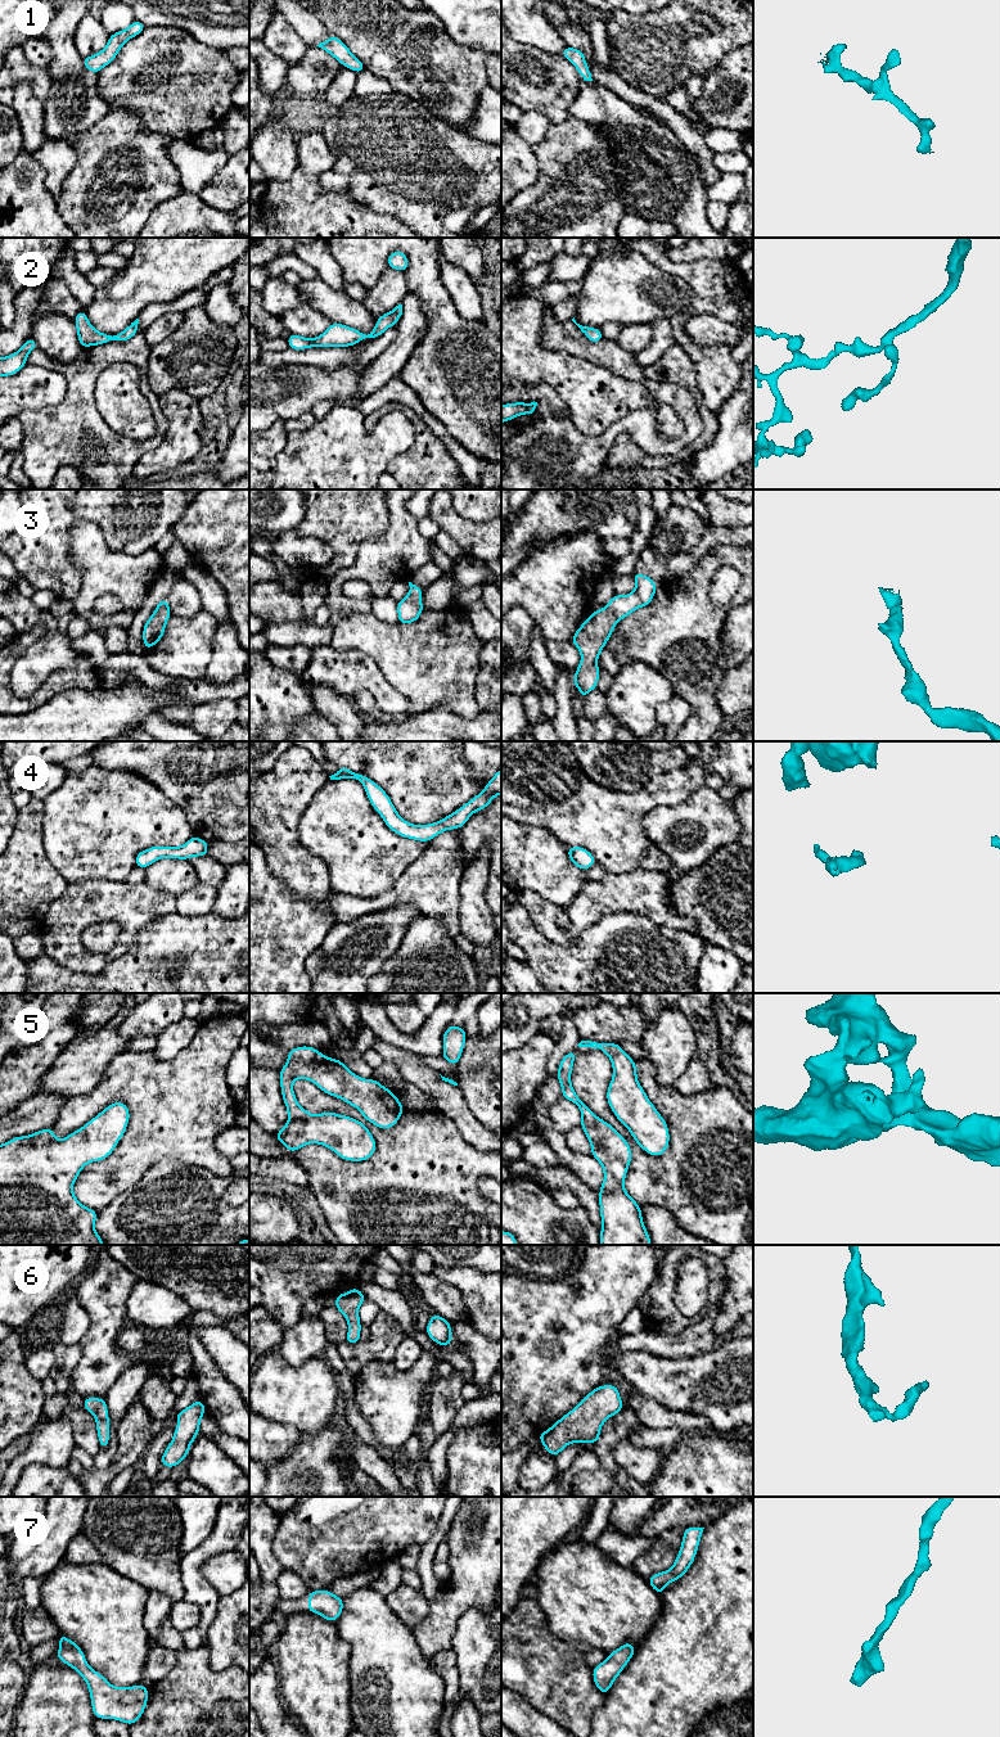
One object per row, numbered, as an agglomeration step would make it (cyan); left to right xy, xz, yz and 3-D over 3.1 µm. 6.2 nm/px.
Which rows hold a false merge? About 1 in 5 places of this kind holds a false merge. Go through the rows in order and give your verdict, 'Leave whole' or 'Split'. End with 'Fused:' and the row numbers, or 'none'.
1: Leave whole
2: Leave whole
3: Leave whole
4: Leave whole
5: Leave whole
6: Leave whole
7: Leave whole
Fused: none

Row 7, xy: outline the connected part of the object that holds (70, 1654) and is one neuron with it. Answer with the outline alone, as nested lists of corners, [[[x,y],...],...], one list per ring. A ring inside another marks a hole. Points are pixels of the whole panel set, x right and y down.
[[[62,1633],[58,1639],[60,1646],[55,1656],[86,1682],[94,1716],[121,1720],[129,1725],[135,1724],[147,1707],[149,1688],[143,1684],[114,1687],[86,1664],[84,1651],[72,1639]]]

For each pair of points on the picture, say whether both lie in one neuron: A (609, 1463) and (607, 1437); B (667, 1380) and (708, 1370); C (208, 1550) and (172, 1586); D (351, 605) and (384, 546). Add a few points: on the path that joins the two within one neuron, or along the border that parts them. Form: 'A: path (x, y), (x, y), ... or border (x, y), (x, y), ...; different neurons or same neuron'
A: path (607, 1457), (607, 1443); same neuron
B: path (678, 1380), (698, 1379); same neuron
C: border (179, 1560), (184, 1600); different neurons
D: path (338, 589), (338, 582), (347, 573), (366, 564); same neuron

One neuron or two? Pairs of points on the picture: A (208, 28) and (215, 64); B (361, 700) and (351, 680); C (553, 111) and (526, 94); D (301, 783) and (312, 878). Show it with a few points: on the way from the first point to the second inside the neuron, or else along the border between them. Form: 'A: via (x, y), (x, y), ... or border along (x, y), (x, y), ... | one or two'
A: border along (185, 30), (201, 43), (223, 52) | two
B: border along (350, 696), (359, 691), (368, 691), (382, 711) | two
C: via (546, 104), (536, 94), (532, 94) | one
D: via (289, 806), (291, 855) | one

